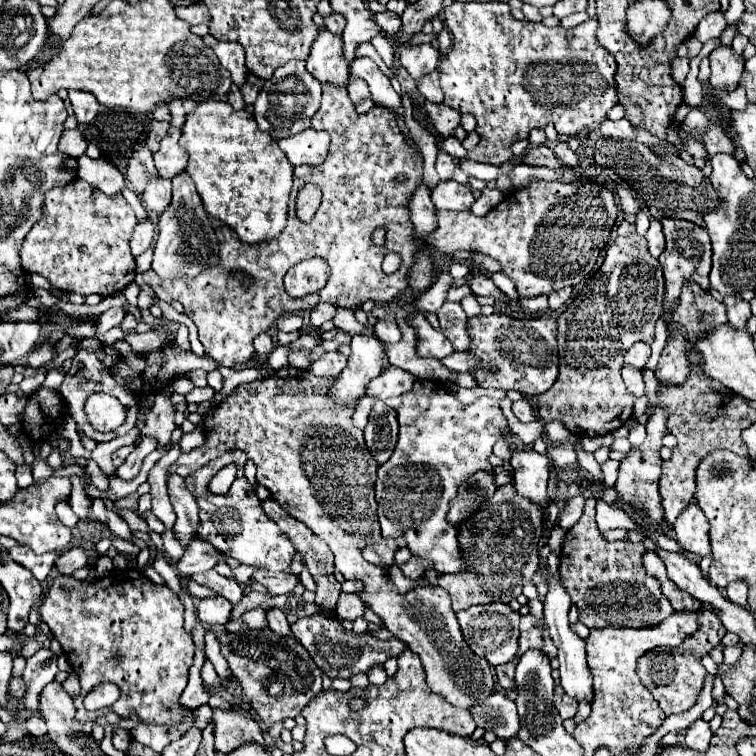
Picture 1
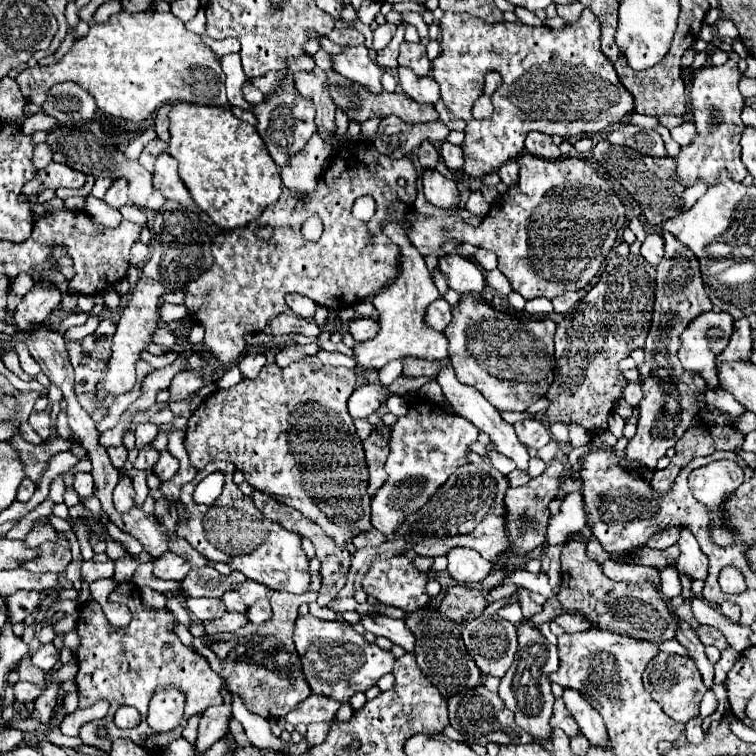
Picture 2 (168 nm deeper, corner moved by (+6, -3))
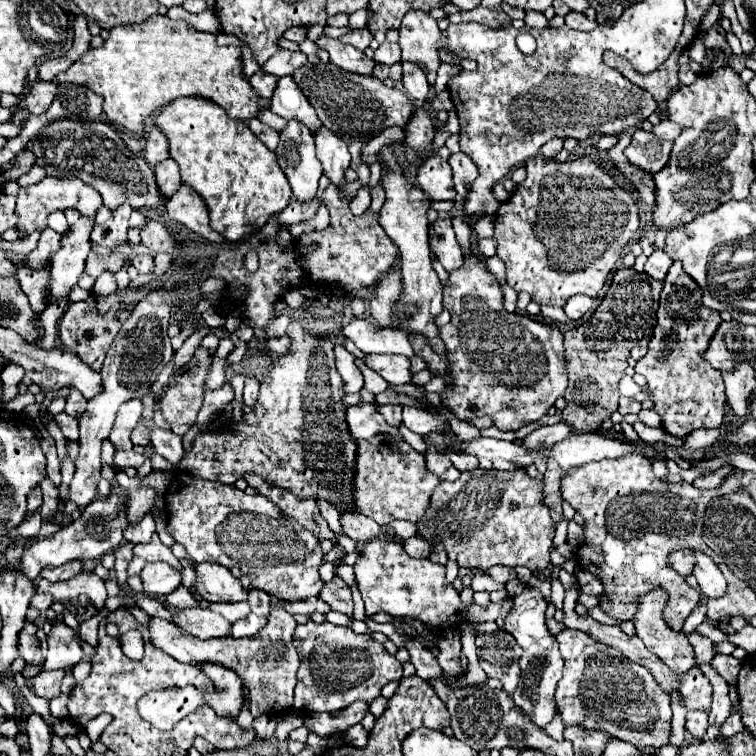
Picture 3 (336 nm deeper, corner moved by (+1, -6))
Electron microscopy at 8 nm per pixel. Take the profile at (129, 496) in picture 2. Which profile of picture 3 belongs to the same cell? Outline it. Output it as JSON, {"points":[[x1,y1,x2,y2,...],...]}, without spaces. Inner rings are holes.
{"points":[[146,512,146,516,142,516,138,522,128,522,126,528,124,528,124,538,132,544,138,544,138,542,148,542,150,536,154,534,156,530,156,522,154,522,154,516,152,512]]}

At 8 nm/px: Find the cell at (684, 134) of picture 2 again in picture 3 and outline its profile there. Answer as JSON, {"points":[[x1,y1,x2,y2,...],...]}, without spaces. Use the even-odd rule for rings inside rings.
{"points":[[662,120,660,124,654,126,654,134,658,134,664,140,674,142,682,134,682,126,676,124,676,122,672,122,672,120]]}

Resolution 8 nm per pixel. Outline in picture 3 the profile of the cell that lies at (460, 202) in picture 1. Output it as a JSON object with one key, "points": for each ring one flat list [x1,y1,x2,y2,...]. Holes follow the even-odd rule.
{"points":[[430,156,418,170,418,184,424,194,432,200,454,200,456,190,452,188,452,170,440,156]]}

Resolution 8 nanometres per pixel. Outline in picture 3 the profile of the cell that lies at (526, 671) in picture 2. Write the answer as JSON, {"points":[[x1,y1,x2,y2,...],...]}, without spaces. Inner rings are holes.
{"points":[[530,588,530,590,514,596,514,606,504,620,504,630,508,630,516,638,520,648,524,650,520,656,522,676,520,676,518,688,512,694,512,700,524,714,530,714,532,722,540,728,546,728,546,724,556,716,554,690,556,690,558,680,562,678,562,668,564,668,564,660,560,656,556,638,546,628,544,610,546,610,546,602,544,602,540,590]]}

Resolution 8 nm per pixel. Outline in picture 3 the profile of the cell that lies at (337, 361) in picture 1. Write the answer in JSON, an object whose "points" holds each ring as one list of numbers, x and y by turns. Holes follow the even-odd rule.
{"points":[[334,346,334,354,336,354,336,368,346,382,346,392,350,394,358,392,364,386,364,380,360,368,354,364,354,356,344,346]]}

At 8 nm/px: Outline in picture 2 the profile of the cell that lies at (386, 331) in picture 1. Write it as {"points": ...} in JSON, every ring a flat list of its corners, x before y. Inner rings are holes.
{"points":[[353,317,349,321,349,333,353,335,355,343,359,341,369,341,379,333,379,323,371,317]]}

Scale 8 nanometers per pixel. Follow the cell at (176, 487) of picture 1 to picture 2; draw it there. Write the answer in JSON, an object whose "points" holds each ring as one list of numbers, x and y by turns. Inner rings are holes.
{"points":[[167,449,161,451,161,457,159,457,157,465,155,465,155,473,161,477,161,481,171,479,177,473,177,469,179,469,179,461]]}

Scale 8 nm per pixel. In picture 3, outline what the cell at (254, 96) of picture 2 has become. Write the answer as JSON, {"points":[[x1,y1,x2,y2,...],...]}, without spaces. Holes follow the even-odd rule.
{"points":[[258,70,252,78,250,78,250,86,254,88,254,92,260,96,260,98,264,98,264,100,270,100,270,96,272,96,272,92,274,92,274,88,276,88,276,76,272,76,272,74,268,74,268,72,264,72,264,70]]}

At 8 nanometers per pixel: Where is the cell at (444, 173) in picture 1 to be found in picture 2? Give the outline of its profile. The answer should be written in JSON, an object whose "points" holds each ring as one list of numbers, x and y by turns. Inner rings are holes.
{"points":[[423,141,421,147,419,147,419,151,417,151,417,157,419,157,421,167,429,169,429,167,435,167,439,153,437,153,437,149,435,149,435,145,431,141]]}

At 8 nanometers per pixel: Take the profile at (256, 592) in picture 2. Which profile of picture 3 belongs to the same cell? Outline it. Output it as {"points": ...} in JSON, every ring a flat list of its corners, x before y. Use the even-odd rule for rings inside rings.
{"points":[[212,562,196,564,196,592,204,600,212,602,242,602,248,598,248,590,240,584,238,578,230,574,226,566]]}

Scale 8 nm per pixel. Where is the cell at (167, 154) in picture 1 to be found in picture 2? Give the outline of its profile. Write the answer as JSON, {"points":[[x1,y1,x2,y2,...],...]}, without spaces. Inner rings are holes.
{"points":[[163,153,159,155,157,163,155,163,155,173,153,173,153,185,155,189,159,189,163,193,165,199,177,201,179,205,183,205,185,209,191,209,193,213,197,213,207,225,211,225,211,219,191,201,191,195,187,193,187,187,183,185,179,173,177,173,177,161,169,155]]}

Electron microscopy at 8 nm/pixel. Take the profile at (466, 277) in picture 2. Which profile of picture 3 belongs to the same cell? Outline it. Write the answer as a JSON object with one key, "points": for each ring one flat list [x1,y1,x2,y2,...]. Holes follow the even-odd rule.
{"points":[[436,220,430,226,430,236,432,236,432,240,430,240,432,250,436,252,436,256,442,262,442,266,448,272,454,272,454,270,462,268,464,256,460,252,458,242,456,242,456,236,454,236,454,230,452,230,452,222,450,220]]}

